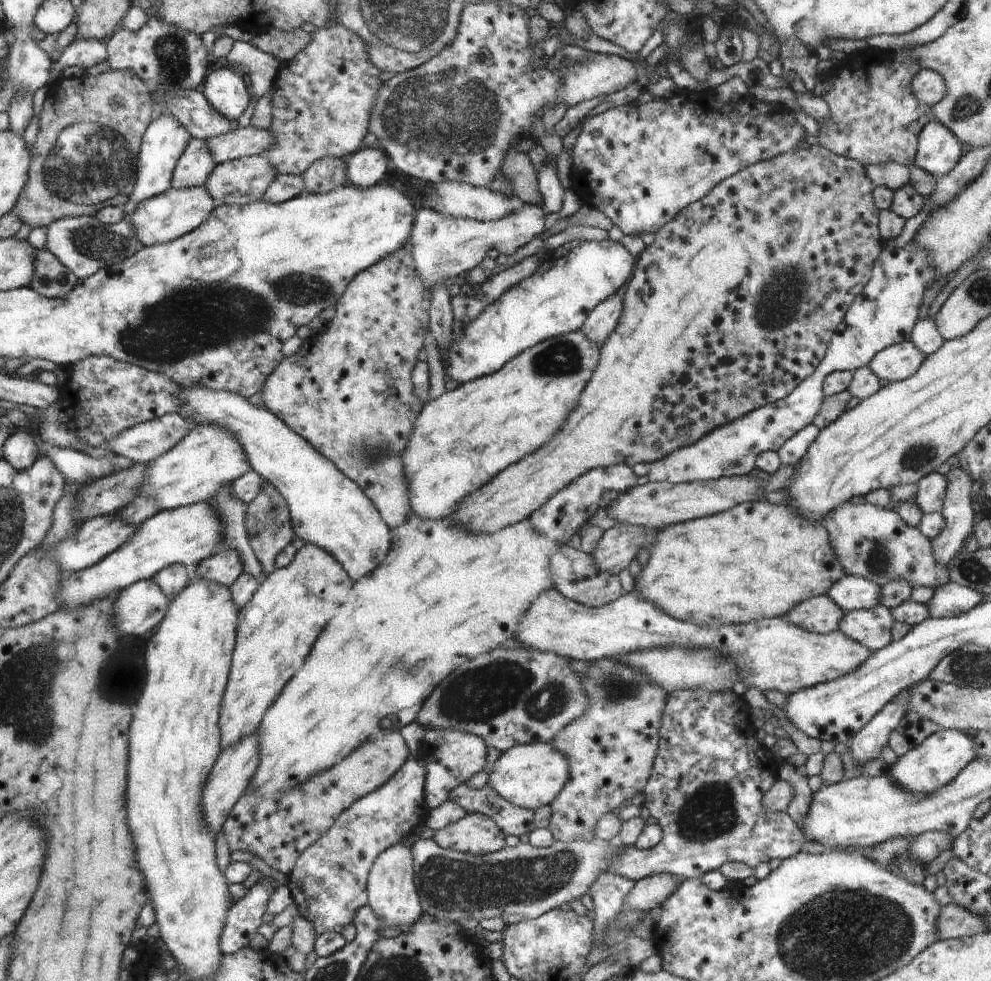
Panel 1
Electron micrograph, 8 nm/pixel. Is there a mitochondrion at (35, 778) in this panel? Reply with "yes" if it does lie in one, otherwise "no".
no

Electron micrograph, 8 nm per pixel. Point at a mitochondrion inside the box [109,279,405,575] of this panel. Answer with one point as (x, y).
(373, 451)

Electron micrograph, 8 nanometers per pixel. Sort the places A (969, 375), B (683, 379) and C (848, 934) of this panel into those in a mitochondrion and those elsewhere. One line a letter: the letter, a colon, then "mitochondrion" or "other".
A: other
B: other
C: mitochondrion

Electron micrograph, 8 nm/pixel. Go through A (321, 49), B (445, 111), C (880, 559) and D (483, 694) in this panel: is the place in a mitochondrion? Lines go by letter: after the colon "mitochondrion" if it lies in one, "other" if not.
A: other
B: mitochondrion
C: mitochondrion
D: mitochondrion

